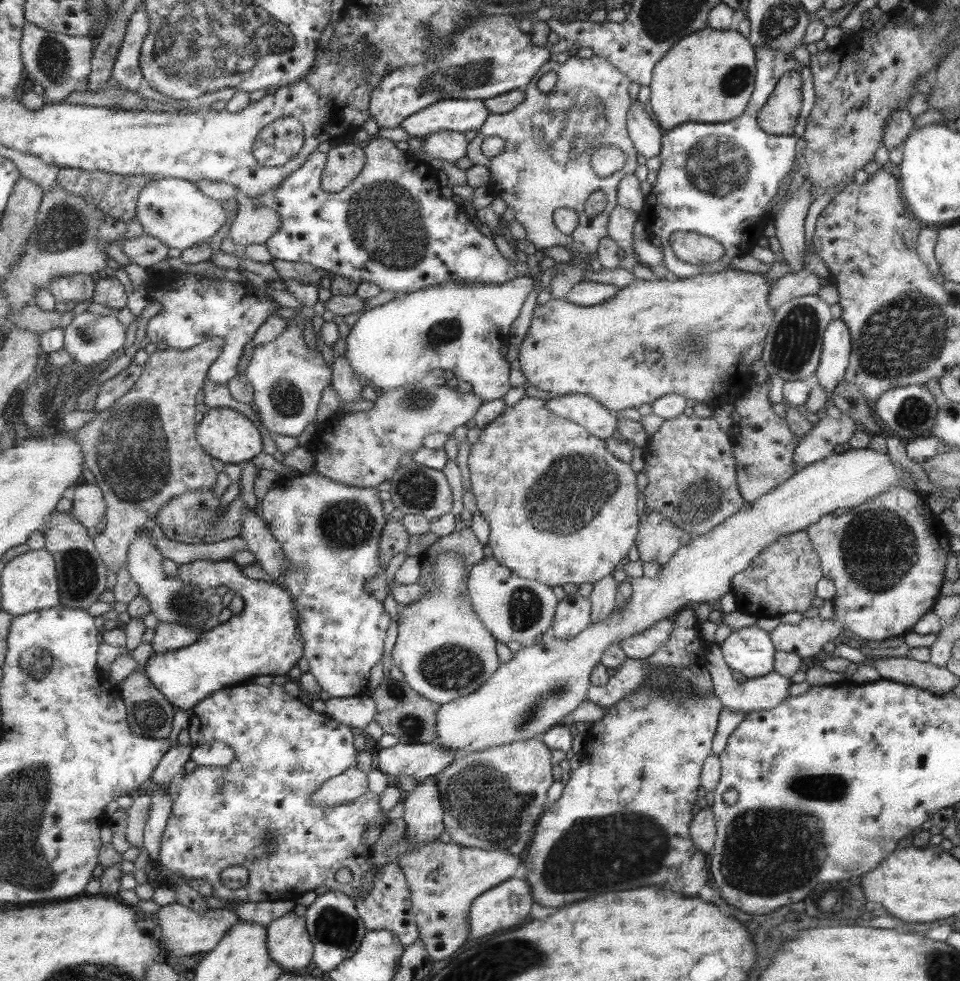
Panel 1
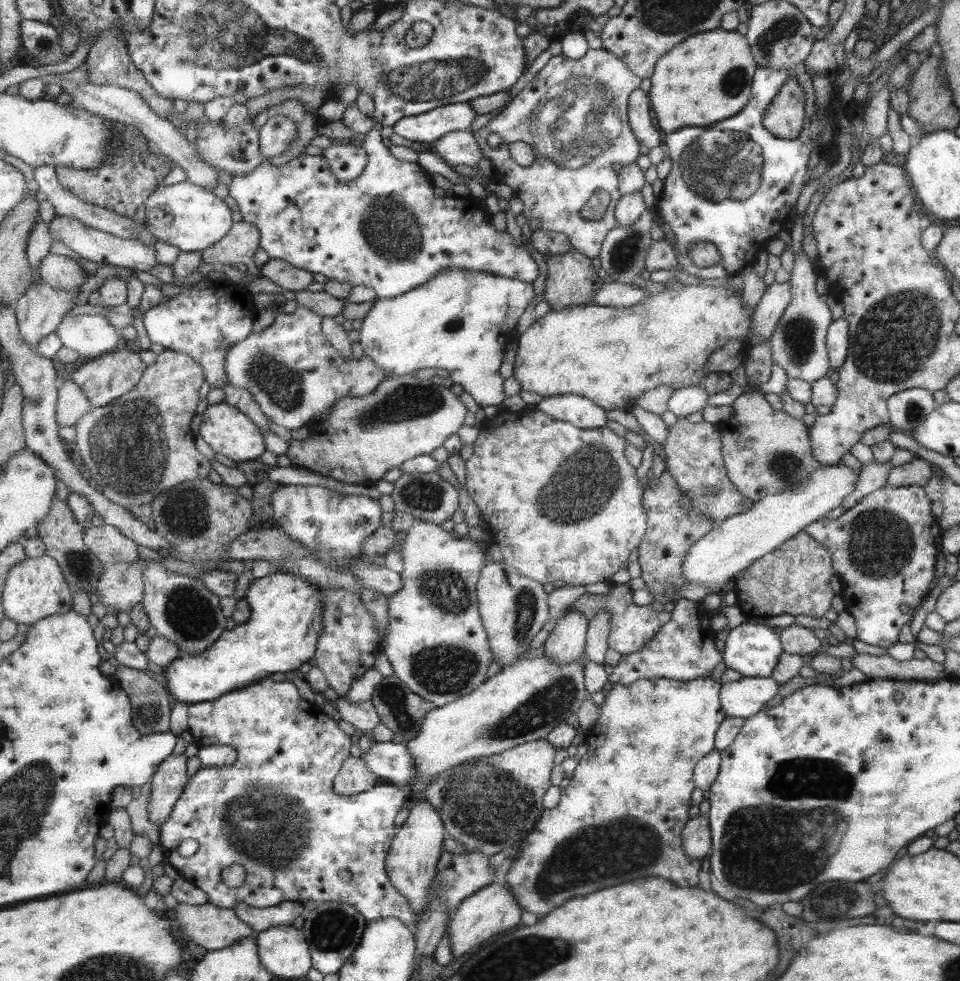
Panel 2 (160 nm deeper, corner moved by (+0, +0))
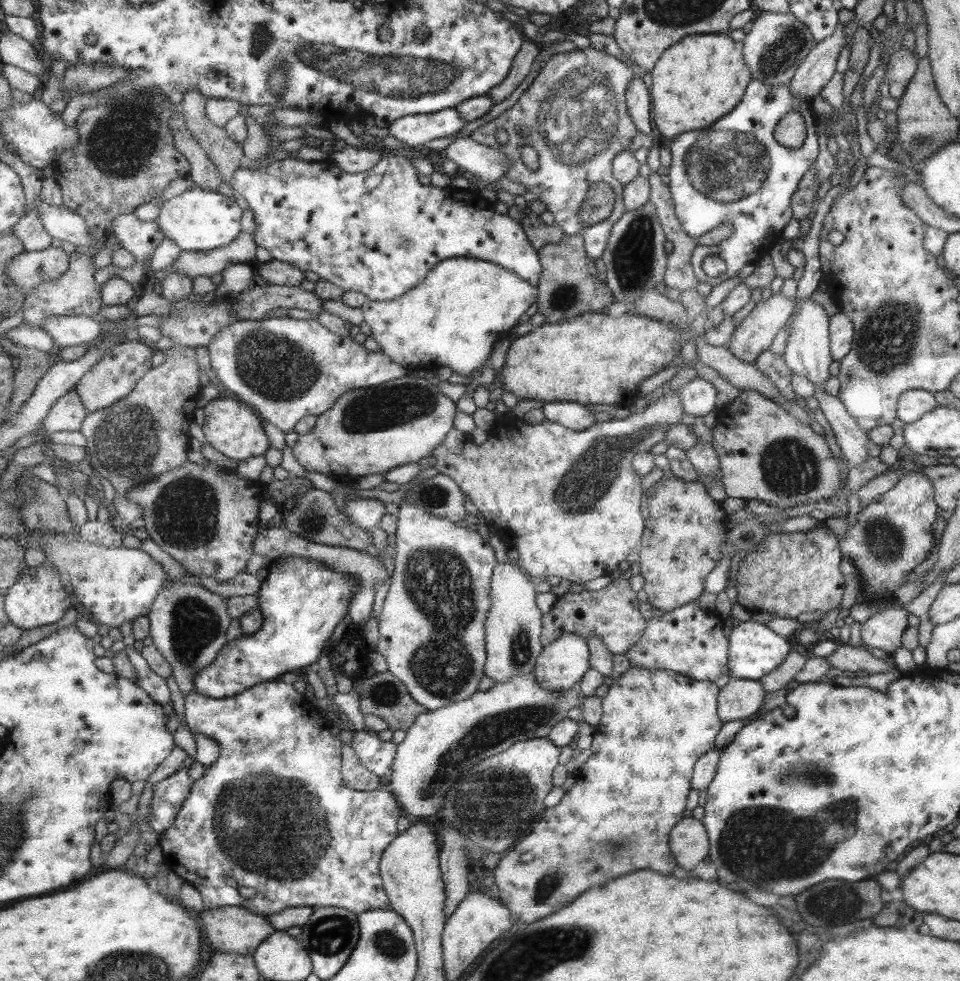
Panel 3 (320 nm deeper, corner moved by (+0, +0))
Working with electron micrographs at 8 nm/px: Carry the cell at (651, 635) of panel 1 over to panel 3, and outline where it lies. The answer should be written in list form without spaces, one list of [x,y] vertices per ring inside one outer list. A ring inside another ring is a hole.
[[[622,577],[613,579],[596,591],[564,593],[555,600],[550,611],[543,615],[543,646],[573,632],[586,640],[589,636],[598,636],[612,654],[624,654],[634,646],[646,630],[646,619],[640,607],[641,603],[637,600],[636,592],[629,587],[627,579]]]

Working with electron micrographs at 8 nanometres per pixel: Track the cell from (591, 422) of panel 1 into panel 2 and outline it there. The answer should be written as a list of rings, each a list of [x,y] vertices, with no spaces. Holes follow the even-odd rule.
[[[563,394],[542,398],[535,408],[555,420],[569,421],[580,429],[606,426],[606,412],[587,398],[581,398],[581,396]]]

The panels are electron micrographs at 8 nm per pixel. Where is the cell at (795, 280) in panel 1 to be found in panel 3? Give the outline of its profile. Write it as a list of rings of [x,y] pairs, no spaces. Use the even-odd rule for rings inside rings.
[[[771,294],[755,307],[734,328],[726,344],[728,351],[743,362],[754,364],[755,359],[773,342],[793,312],[795,302],[781,295]]]

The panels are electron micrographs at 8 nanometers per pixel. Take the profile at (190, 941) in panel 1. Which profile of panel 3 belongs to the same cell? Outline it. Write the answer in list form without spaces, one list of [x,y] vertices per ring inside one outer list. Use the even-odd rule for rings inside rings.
[[[245,907],[206,908],[200,912],[203,932],[217,952],[255,954],[259,945],[278,928],[264,915],[258,915]]]

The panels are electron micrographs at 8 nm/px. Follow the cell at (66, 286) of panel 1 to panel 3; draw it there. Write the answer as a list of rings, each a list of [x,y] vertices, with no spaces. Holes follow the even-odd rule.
[[[49,246],[39,251],[23,251],[7,264],[7,277],[27,298],[29,292],[70,271],[70,254],[61,247]]]

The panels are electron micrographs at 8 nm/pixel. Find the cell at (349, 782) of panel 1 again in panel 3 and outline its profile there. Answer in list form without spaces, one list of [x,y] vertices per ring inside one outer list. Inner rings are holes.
[[[342,744],[341,774],[345,786],[367,792],[380,787],[379,777],[366,769],[358,760],[357,754],[347,744]]]

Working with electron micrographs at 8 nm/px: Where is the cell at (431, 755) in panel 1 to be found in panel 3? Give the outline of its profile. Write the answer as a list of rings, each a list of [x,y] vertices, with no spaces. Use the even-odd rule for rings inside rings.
[[[368,730],[354,731],[351,738],[351,749],[358,760],[377,777],[389,776],[397,754],[393,742],[381,742],[375,732]]]

